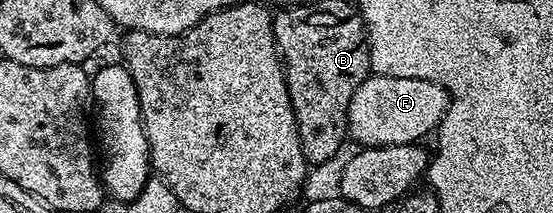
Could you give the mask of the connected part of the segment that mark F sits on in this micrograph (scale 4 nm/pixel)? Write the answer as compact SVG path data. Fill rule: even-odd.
M371 73L352 92L352 104L348 104L346 128L351 139L355 138L359 147L399 146L418 144L435 133L438 125L450 111L450 93L432 80L415 78L393 78Z

